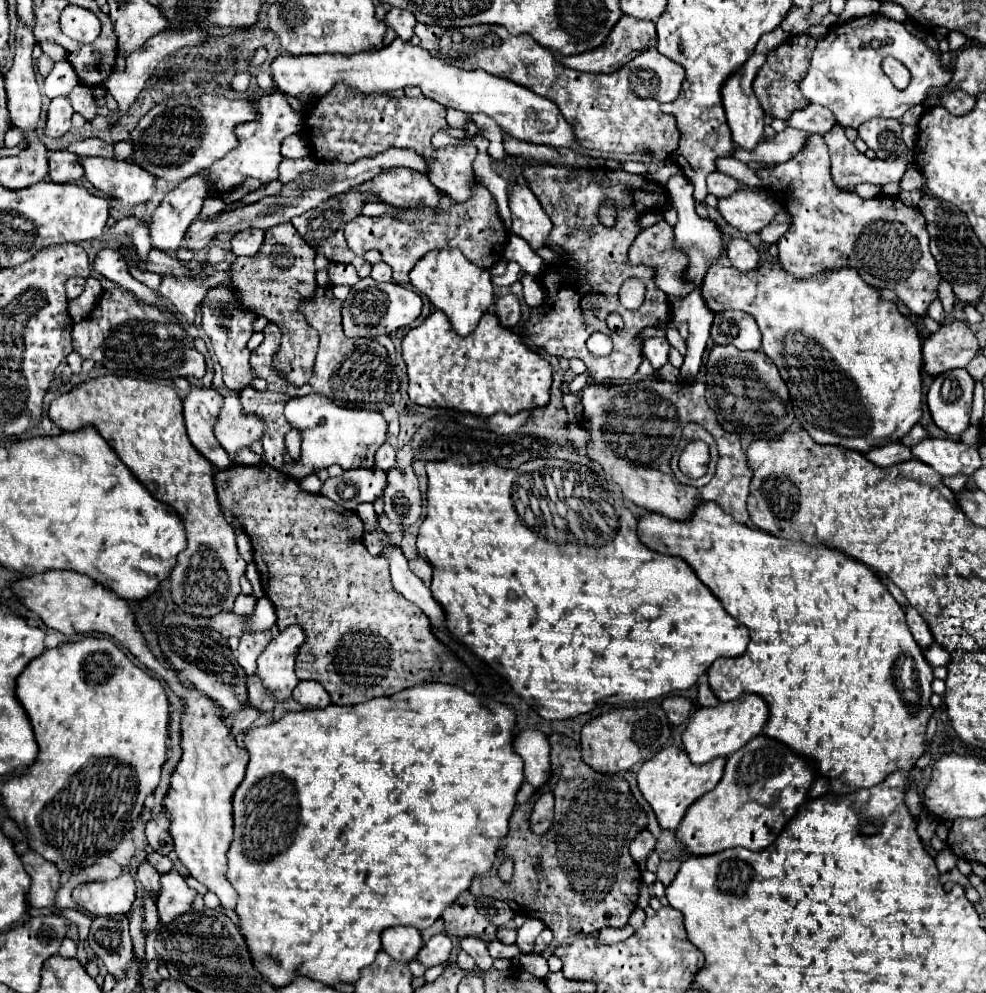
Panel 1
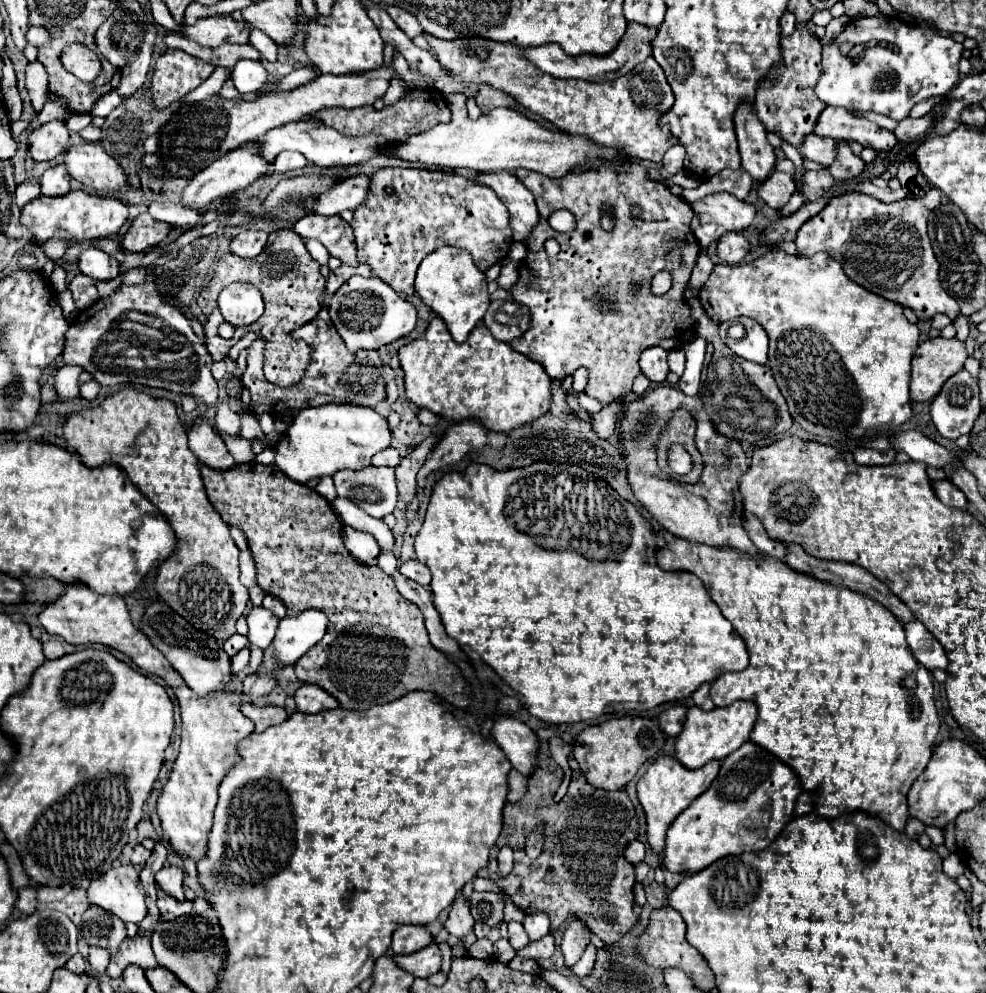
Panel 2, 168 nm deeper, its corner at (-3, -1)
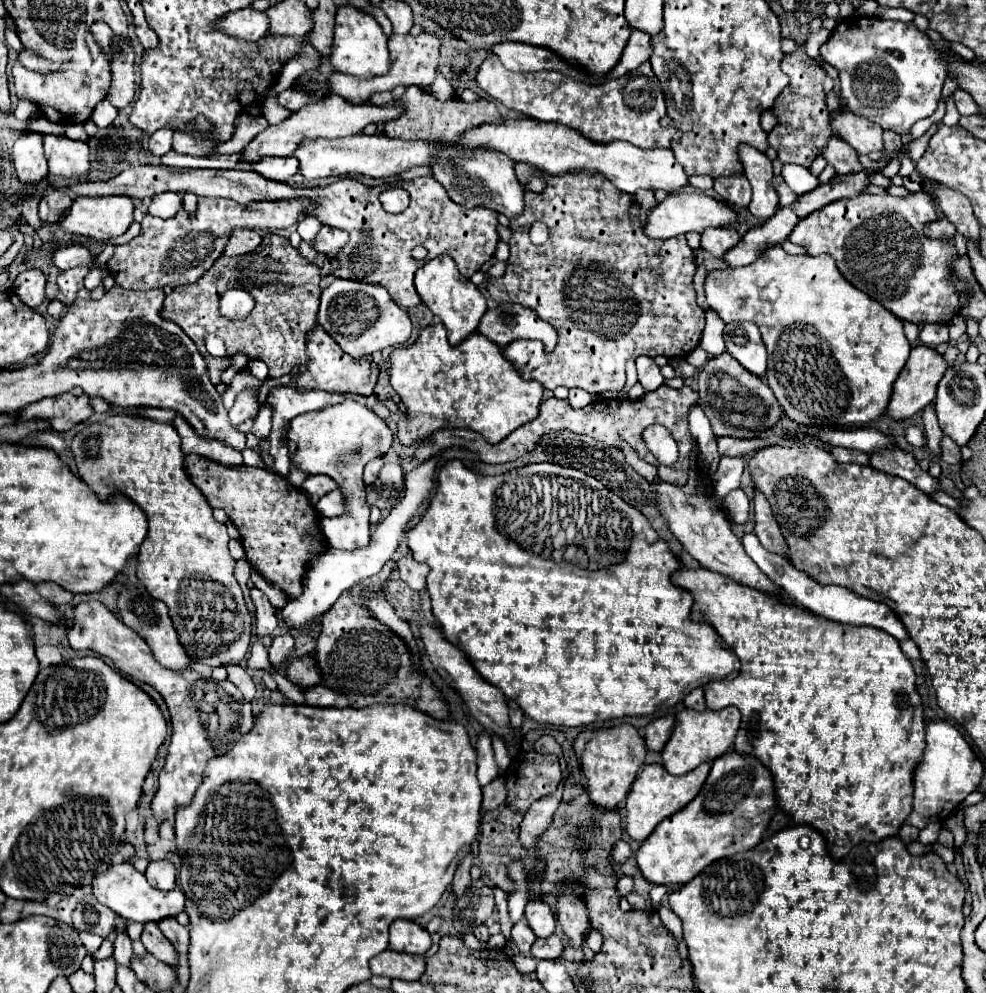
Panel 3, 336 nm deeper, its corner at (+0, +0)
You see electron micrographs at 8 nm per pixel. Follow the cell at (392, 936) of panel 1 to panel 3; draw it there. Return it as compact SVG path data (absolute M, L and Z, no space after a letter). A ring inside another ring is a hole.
M397 919L391 925L389 949L401 951L401 953L423 955L429 947L431 947L431 935L421 925L417 925L415 921Z

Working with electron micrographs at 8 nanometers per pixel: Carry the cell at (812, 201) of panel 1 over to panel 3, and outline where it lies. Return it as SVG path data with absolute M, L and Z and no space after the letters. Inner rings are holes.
M927 191L909 193L907 197L891 197L887 193L883 195L865 193L853 199L833 201L827 207L821 207L815 213L807 215L791 231L789 241L803 245L809 255L829 253L837 261L839 271L849 283L853 283L857 289L879 301L899 319L913 321L917 325L949 323L959 313L959 295L951 285L947 285L951 259L957 255L957 249L953 247L951 241L935 241L923 235L925 223L933 219L937 219L937 201Z

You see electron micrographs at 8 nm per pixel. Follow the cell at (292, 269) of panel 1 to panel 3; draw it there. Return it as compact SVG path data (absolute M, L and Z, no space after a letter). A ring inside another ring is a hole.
M265 235L257 251L241 255L237 259L221 255L217 263L213 263L213 267L205 271L205 275L197 283L175 287L173 293L165 297L161 315L165 319L173 319L193 339L193 343L199 347L201 355L207 361L211 381L221 381L221 375L229 365L227 357L213 357L205 349L205 335L211 333L219 335L225 341L227 355L241 351L247 353L249 359L261 359L269 367L269 377L277 379L291 373L295 365L307 363L305 335L317 325L321 295L319 281L319 267L305 261L301 253L291 247L289 239L279 235ZM231 287L247 289L257 301L249 325L233 325L217 311L219 297Z

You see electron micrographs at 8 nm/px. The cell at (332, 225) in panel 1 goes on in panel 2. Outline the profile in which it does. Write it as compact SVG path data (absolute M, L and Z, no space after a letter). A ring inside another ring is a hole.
M304 216L296 222L296 234L302 238L316 238L320 240L330 256L340 258L344 264L358 266L356 260L356 242L348 222L340 220L340 216Z

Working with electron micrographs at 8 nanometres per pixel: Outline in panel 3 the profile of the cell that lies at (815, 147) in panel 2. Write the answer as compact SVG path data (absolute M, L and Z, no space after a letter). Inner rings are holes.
M835 135L829 139L829 143L825 145L825 151L821 151L821 155L825 157L825 161L829 165L833 165L837 169L839 175L861 171L861 165L857 161L857 151L853 151L853 147L849 147L845 141L841 141Z

